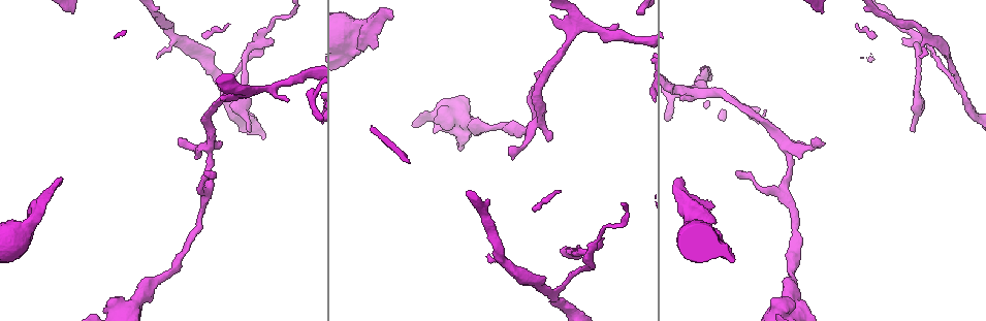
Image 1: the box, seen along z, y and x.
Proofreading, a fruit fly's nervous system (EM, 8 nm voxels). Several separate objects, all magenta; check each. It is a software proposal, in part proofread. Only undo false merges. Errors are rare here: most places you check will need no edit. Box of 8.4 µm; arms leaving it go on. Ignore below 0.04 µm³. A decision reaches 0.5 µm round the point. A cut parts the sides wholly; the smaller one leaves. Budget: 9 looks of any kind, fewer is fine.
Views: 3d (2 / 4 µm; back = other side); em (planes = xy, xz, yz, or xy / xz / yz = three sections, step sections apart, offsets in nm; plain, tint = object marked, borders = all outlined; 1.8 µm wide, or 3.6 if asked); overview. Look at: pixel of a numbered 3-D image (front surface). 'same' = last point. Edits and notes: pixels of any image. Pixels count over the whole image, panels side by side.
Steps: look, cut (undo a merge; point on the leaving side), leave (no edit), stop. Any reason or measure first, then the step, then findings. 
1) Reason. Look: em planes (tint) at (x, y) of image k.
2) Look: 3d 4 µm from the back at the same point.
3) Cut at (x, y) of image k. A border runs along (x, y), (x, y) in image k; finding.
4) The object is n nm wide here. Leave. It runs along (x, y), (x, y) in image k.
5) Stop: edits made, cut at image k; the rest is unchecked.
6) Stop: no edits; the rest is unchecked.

Sudden change in width. Look: em 3.6 µm yz step 4 (tint) at (26, 230) of image 1.

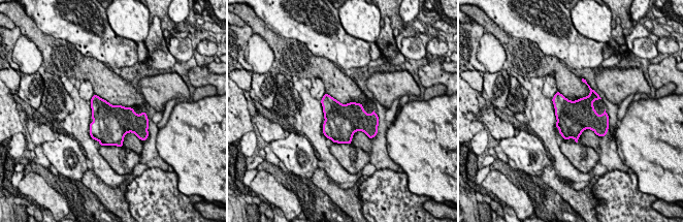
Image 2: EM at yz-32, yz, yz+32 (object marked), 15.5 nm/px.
Look: em 3.6 µm planes (tint) at the same point.

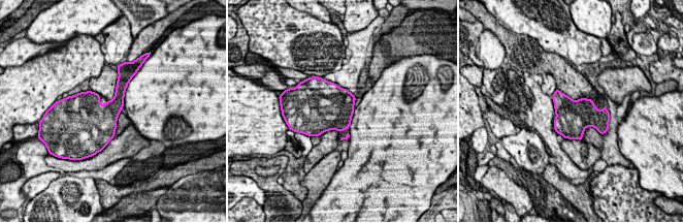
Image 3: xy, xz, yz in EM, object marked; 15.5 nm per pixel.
Leave. One cell here.

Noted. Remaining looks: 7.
Sharp bend. Look: em planes (tint) at (921, 40) of image 1.

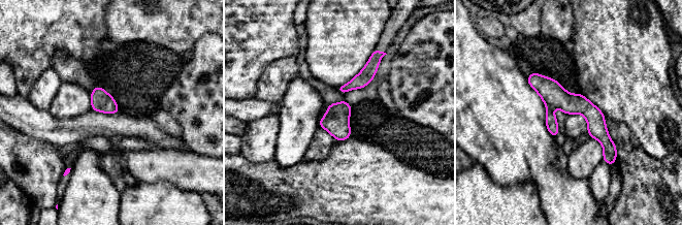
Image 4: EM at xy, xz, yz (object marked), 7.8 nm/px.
Cut at (551, 122) of image 4. A border runs along (547, 106), (550, 108) in image 4; two cells meet here.

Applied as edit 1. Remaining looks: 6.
Arms part here. Look: 3d 4 µm at (557, 295) of image 1.

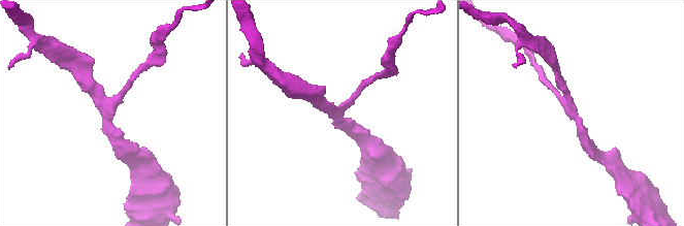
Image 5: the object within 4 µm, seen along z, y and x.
Look: em yz step 4 (tint) at (339, 112) of image 5.

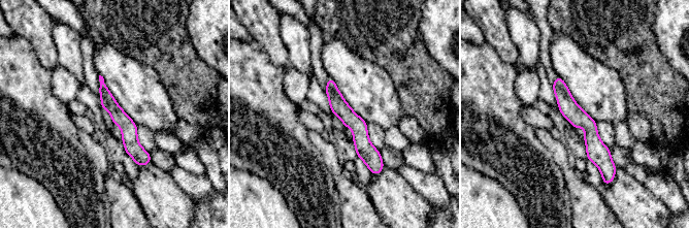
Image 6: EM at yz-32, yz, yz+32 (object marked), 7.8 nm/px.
The object is 120 nm wide here. Leave. It runs along (558, 79), (605, 167) in image 6; continuous, no second cell.

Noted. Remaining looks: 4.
Abrupt turn. Look: 3d 2 µm at (577, 28) of image 1.

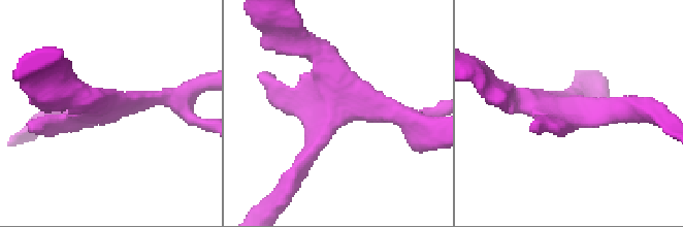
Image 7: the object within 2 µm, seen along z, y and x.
Look: em 3.6 µm planes (tint) at (103, 108) of image 7.

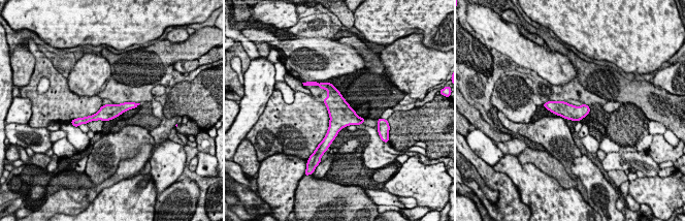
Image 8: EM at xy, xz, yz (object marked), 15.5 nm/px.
The object is 240 nm wide here. Leave. It runs along (132, 104), (80, 121) in image 8; continuous, no second cell.

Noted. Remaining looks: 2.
Stop: edits made, cut at image 4; the rest is unchecked.

